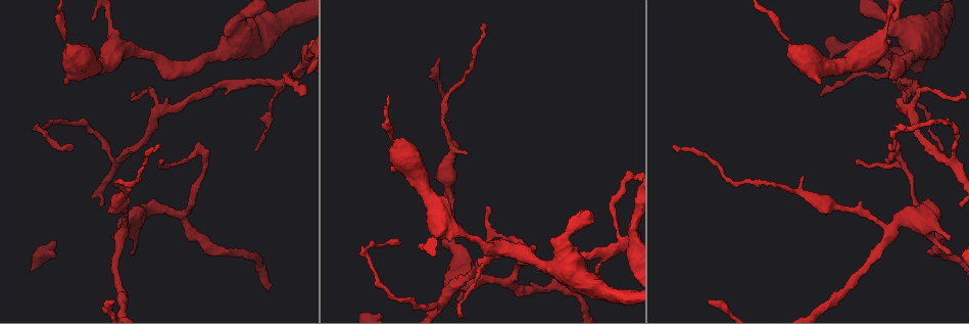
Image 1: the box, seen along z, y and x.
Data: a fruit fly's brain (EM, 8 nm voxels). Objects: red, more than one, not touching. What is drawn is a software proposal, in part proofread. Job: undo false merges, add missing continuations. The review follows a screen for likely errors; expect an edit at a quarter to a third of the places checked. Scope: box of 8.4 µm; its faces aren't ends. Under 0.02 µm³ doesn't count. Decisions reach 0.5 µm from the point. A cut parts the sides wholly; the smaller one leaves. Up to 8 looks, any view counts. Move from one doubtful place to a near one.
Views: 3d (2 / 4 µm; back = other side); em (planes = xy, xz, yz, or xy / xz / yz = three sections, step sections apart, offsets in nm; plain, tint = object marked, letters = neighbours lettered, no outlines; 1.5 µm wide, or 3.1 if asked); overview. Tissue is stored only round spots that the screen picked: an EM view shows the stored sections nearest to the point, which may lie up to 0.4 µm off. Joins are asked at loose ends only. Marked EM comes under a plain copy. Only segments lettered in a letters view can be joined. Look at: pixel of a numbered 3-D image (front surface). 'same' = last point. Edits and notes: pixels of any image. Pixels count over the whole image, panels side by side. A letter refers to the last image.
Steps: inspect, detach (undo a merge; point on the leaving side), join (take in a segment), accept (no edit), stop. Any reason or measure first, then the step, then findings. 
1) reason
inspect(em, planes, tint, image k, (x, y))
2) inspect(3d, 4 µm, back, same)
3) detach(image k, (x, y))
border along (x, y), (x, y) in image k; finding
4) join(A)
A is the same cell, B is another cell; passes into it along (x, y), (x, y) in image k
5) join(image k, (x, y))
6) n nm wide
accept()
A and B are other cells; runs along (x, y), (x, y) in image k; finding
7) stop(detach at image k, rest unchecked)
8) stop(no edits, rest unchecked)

thin end
inspect(em, xz, step 8, tint, image 1, (942, 148))

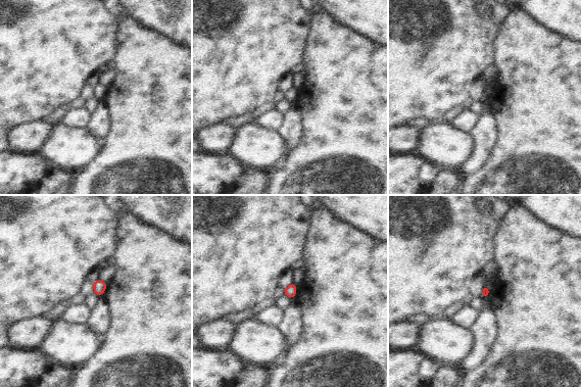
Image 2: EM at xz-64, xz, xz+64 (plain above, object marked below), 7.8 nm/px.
inspect(em, planes, letters, same)

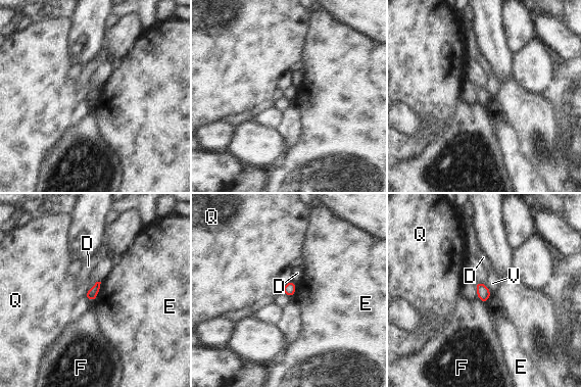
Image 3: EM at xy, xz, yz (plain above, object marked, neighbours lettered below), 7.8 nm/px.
accept()
D, E, F, Q and V are other cells; border along (485, 285), (490, 296) in image 3; none of them fits

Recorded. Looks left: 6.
thick end
inspect(em, planes, letters, image 1, (790, 43))

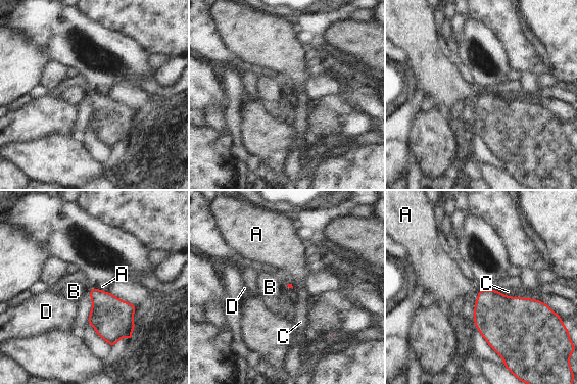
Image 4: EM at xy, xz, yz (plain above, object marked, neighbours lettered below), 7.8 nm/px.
C touches over 280 nm
accept()
A, B, C and D are other cells; no lettered segment goes on from it

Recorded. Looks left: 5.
thick turns thin
inspect(3d, 2 µm, image 1, (805, 194))

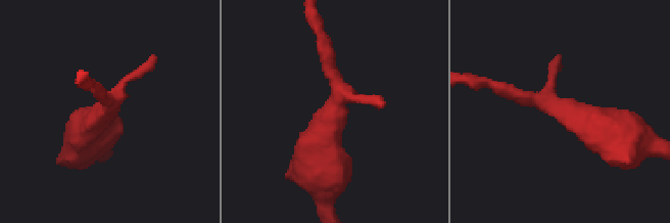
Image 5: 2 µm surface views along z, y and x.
need the tissue
inspect(em, xz, step 8, tint, image 5, (336, 108))

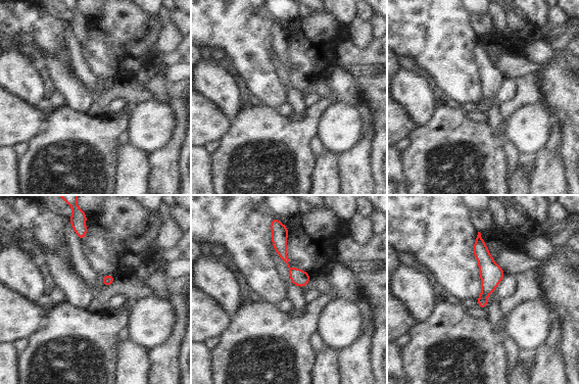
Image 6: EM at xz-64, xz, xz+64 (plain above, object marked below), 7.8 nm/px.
inspect(em, planes, letters, same)

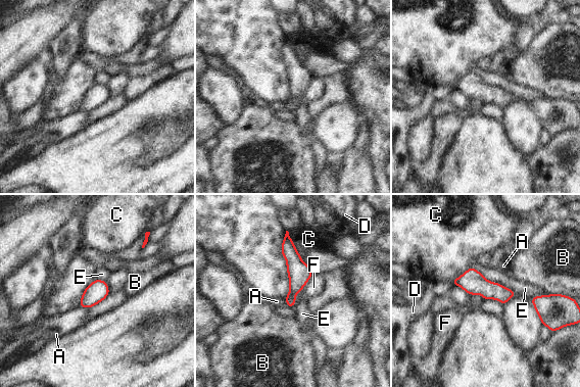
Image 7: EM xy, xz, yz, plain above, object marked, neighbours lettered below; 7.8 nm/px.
accept()
A, B, C, D, E and F are other cells; runs along (286, 238), (294, 261), (291, 304) in image 7; all the same neuron

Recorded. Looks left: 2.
stop(no edits, rest unchecked)

